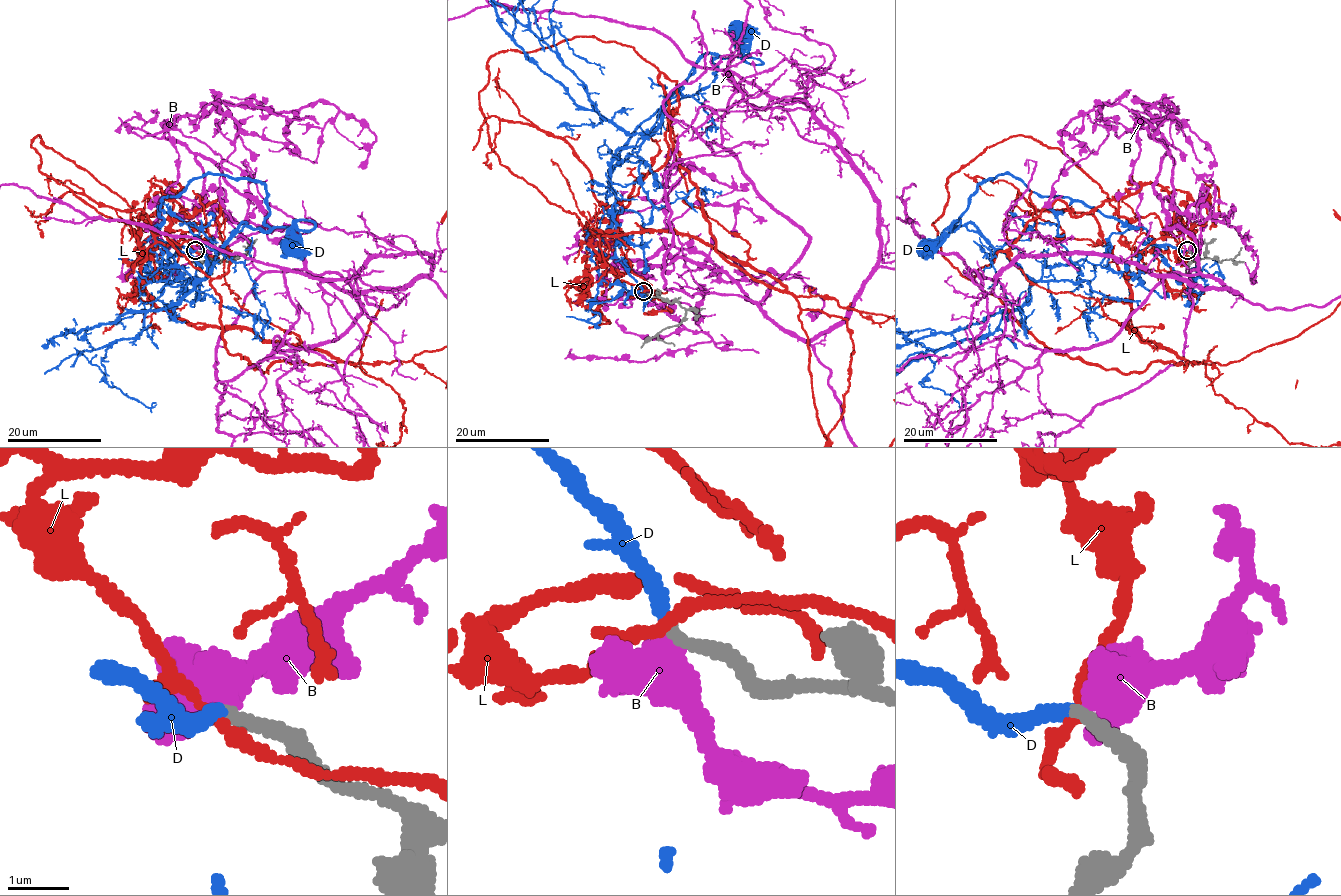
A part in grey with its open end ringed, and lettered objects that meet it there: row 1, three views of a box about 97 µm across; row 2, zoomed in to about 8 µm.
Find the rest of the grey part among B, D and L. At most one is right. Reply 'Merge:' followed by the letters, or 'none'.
Merge: D

